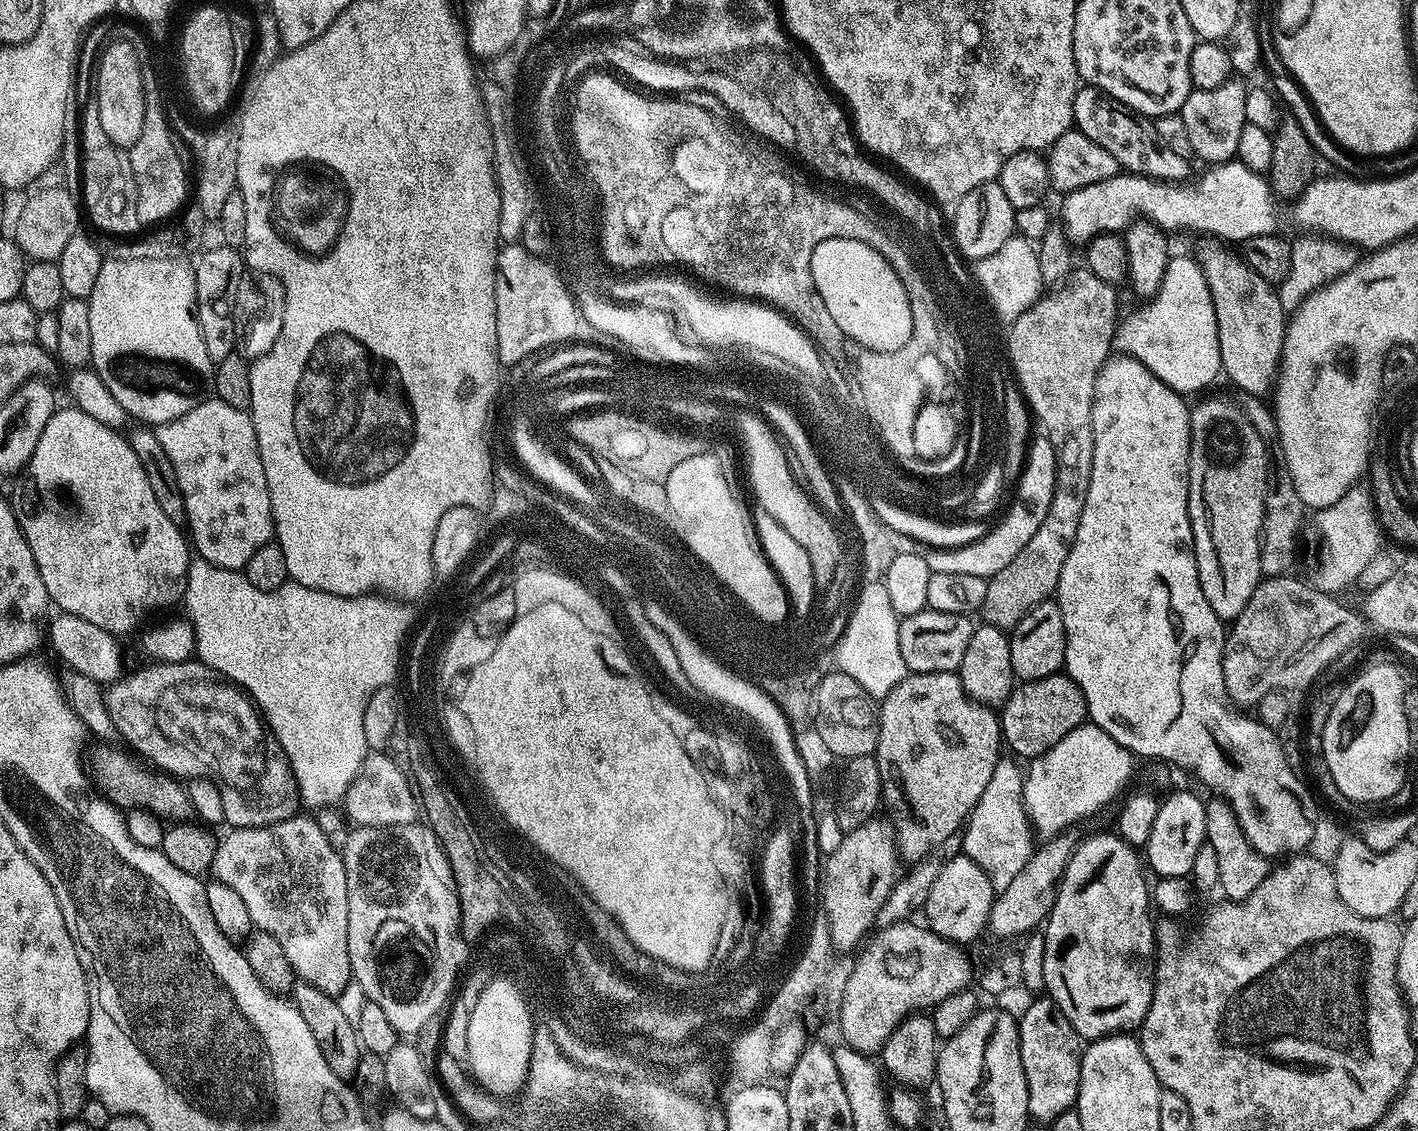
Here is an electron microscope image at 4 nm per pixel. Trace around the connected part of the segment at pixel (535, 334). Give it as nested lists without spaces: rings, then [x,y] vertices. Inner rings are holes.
[[[520,242],[504,244],[496,253],[496,326],[500,330],[501,356],[511,362],[523,355],[535,357],[535,352],[551,344],[564,344],[575,336],[589,335],[590,332],[589,321],[573,307],[565,277],[553,265],[528,252]]]

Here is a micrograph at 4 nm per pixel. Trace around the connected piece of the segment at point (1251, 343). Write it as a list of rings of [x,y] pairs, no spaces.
[[[1220,246],[1224,248],[1208,248],[1204,252],[1204,256],[1202,255],[1202,267],[1204,269],[1204,277],[1206,278],[1208,285],[1210,286],[1210,290],[1212,291],[1212,301],[1214,302],[1214,310],[1216,311],[1216,321],[1218,322],[1218,350],[1220,351],[1220,366],[1223,372],[1223,375],[1226,377],[1229,376],[1230,379],[1233,380],[1234,383],[1237,384],[1238,387],[1241,388],[1242,391],[1244,391],[1244,394],[1247,394],[1248,396],[1259,396],[1261,398],[1267,397],[1267,392],[1270,391],[1270,393],[1277,387],[1278,384],[1278,377],[1280,376],[1282,372],[1282,357],[1284,355],[1284,333],[1286,331],[1286,313],[1284,311],[1284,307],[1282,306],[1282,302],[1280,301],[1280,294],[1279,291],[1270,283],[1266,282],[1266,278],[1262,278],[1258,274],[1254,274],[1254,270],[1250,270],[1250,266],[1245,263],[1243,257],[1241,255],[1236,254],[1234,256],[1230,249],[1231,247],[1228,246]]]

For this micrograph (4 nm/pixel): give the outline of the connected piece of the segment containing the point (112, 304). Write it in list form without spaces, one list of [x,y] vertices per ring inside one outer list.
[[[139,258],[134,261],[105,260],[102,270],[98,270],[98,282],[94,282],[94,290],[88,297],[88,309],[90,310],[90,346],[92,347],[91,367],[100,375],[106,390],[114,394],[114,398],[124,408],[129,417],[132,416],[144,426],[165,424],[182,414],[186,410],[194,410],[200,401],[209,399],[214,388],[214,365],[210,354],[206,354],[206,342],[202,342],[202,330],[196,321],[196,274],[191,263],[187,259],[175,260],[174,258],[153,259]]]

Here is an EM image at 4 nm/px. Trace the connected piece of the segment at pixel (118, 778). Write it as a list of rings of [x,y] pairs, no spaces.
[[[96,742],[98,744],[94,745],[92,749],[87,749],[86,752],[86,771],[90,777],[91,783],[94,785],[95,791],[99,795],[103,796],[104,799],[108,800],[109,803],[116,805],[117,808],[121,810],[127,810],[130,808],[144,808],[151,816],[155,816],[157,820],[163,820],[165,822],[184,822],[189,819],[190,816],[190,798],[188,797],[188,789],[177,777],[169,776],[166,772],[161,772],[155,767],[149,766],[141,757],[133,754],[127,747],[119,746],[120,748],[115,748],[114,745],[108,744],[112,742]]]

